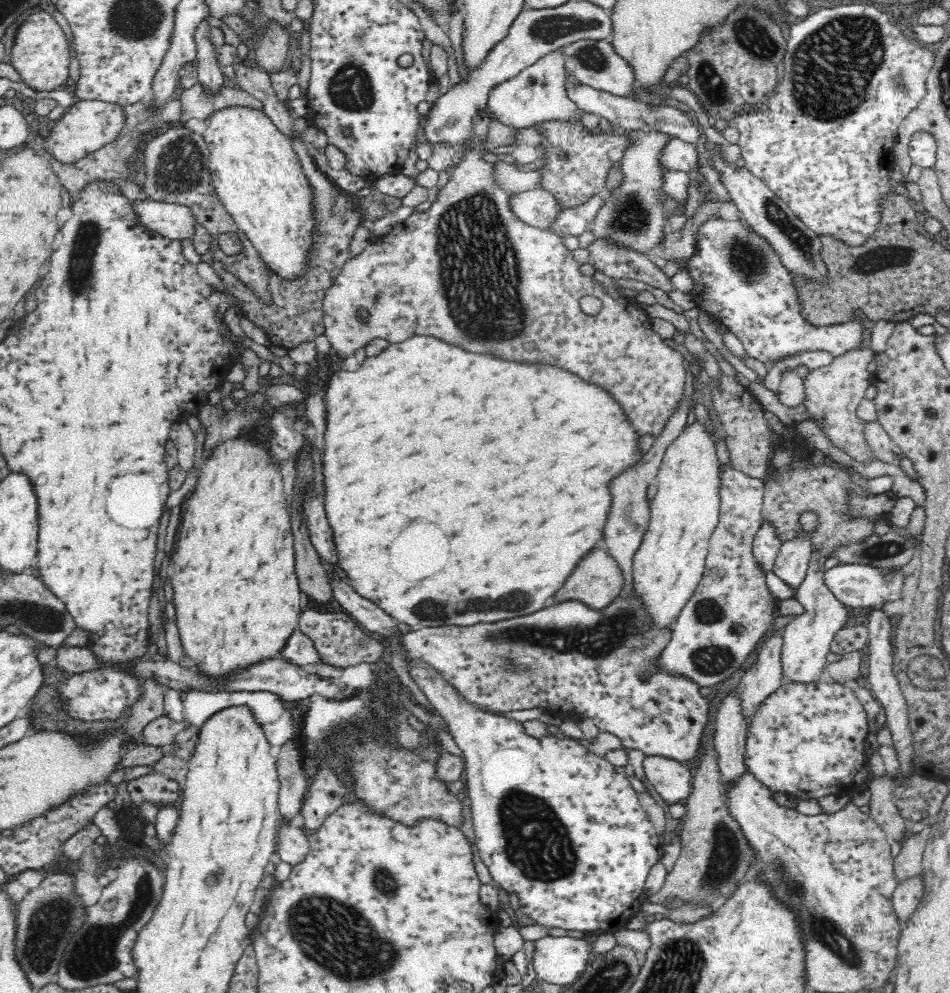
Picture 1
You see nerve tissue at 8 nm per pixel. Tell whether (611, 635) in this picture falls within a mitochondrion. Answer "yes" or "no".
yes

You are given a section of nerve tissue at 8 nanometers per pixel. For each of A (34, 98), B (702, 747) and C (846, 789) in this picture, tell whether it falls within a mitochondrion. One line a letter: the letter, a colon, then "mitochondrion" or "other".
A: other
B: other
C: other

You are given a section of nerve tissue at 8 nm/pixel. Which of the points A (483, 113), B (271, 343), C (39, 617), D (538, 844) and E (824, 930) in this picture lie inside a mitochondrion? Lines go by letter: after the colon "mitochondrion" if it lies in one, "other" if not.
A: other
B: other
C: mitochondrion
D: mitochondrion
E: mitochondrion

